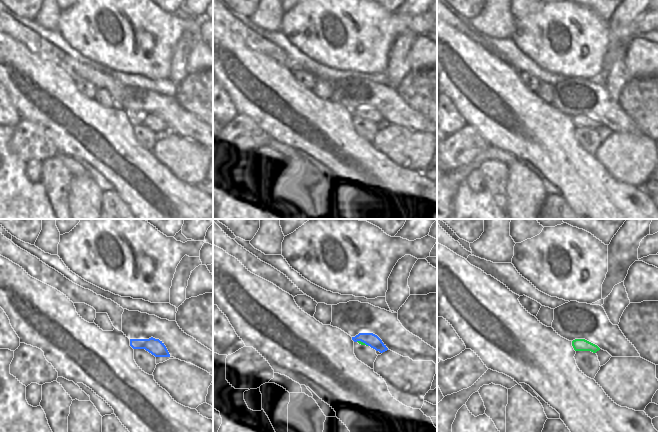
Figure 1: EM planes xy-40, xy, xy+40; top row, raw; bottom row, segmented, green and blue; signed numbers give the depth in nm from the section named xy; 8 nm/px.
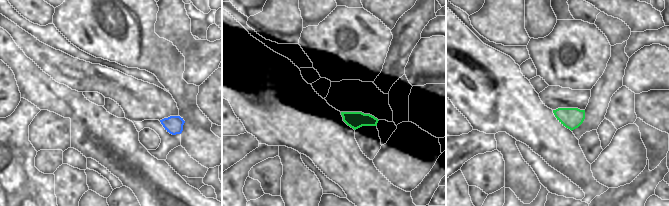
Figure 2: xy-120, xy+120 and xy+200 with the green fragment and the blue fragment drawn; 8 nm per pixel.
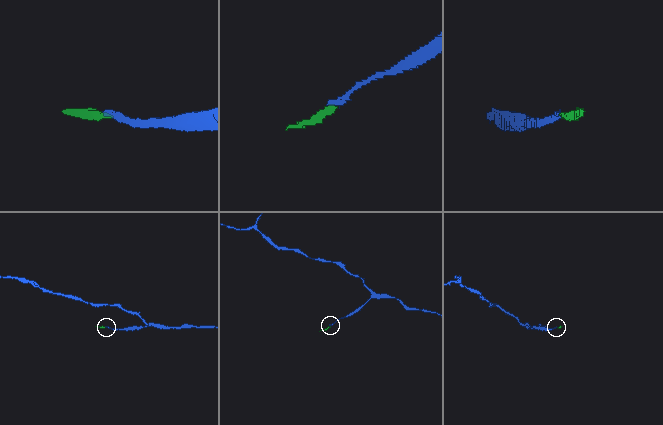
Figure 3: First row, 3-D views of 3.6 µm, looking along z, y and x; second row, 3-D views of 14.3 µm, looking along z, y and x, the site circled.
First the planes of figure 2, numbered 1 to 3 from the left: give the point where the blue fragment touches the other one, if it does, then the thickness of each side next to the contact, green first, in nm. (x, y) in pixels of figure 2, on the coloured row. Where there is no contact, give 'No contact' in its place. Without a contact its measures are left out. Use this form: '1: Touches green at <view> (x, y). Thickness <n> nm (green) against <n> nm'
1: No contact
2: No contact
3: No contact

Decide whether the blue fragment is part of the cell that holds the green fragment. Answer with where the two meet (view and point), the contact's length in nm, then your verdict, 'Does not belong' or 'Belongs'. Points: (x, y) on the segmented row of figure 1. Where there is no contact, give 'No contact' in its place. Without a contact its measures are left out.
Touches green at xy (362, 342). Shared border 110 nm. Belongs

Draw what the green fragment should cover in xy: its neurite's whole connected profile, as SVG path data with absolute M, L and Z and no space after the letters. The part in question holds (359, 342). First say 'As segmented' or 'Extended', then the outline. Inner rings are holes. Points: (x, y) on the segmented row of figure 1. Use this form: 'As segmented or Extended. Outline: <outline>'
Extended. Outline: M359 333L355 337L352 337L352 340L354 342L358 342L361 345L368 345L380 353L388 350L382 340L373 333Z

